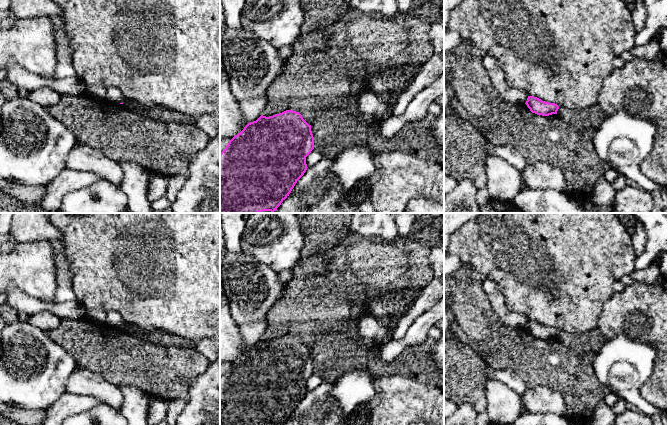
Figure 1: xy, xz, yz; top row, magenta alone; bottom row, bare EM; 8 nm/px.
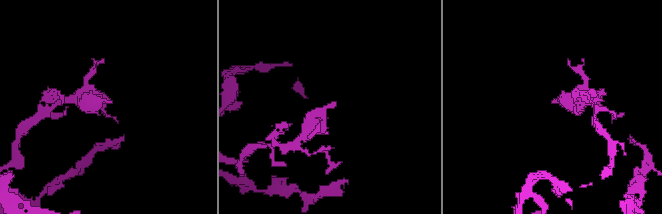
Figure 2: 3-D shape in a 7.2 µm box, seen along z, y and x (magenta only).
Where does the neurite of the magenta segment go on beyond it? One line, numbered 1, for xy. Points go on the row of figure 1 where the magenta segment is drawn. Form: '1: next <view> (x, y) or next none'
1: next none

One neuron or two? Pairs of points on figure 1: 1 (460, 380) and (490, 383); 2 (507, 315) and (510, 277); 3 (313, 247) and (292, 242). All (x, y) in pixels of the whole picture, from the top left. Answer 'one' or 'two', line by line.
1: two
2: two
3: two

